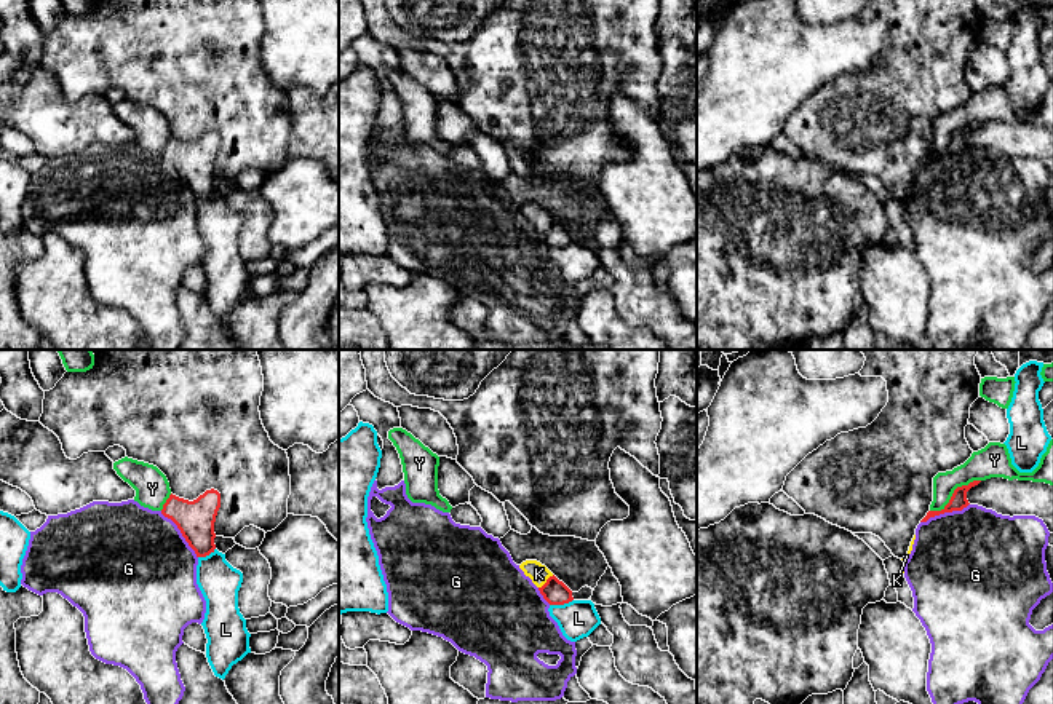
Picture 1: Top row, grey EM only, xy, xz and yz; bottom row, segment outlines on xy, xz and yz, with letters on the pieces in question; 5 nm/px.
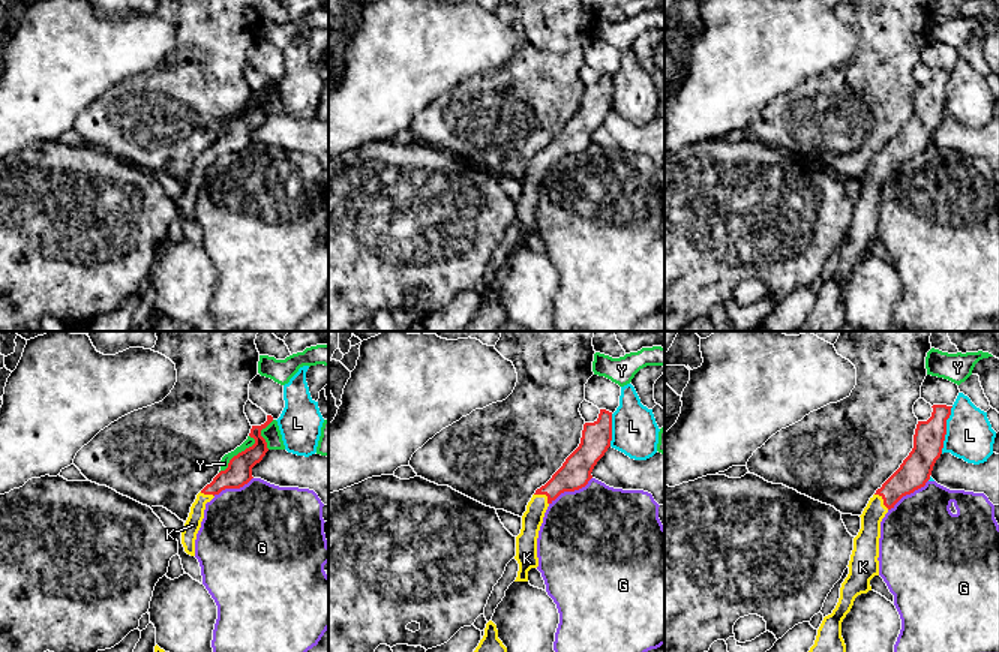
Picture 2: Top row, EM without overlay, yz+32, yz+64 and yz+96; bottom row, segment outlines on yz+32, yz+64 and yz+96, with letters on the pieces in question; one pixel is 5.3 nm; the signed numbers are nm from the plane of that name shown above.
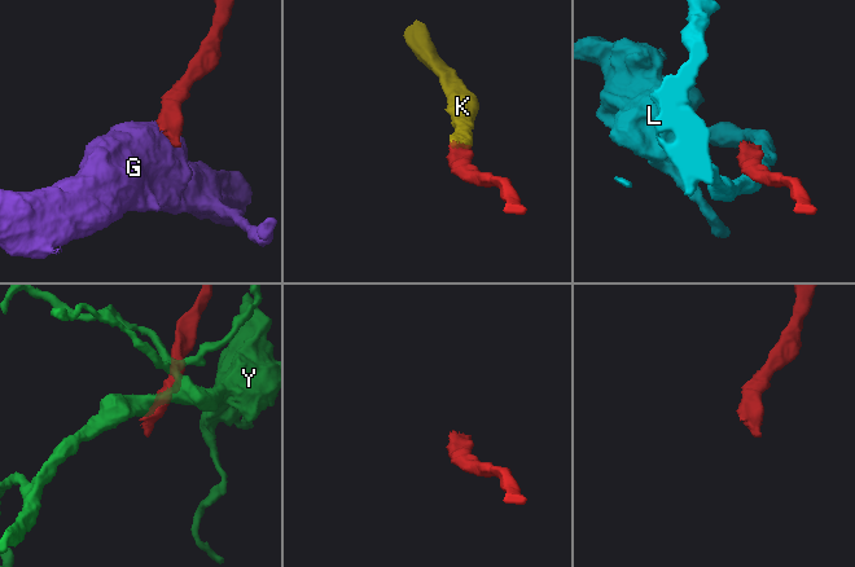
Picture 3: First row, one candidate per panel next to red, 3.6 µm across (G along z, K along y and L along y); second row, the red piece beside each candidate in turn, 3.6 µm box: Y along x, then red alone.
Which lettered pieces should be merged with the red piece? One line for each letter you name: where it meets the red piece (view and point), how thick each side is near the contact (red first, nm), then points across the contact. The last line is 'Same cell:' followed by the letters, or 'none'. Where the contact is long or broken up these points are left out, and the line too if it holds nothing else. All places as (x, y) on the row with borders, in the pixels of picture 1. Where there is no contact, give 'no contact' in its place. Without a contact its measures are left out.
K: xz (547, 581) | 120/100 nm | across xz (555, 593), (547, 581), (539, 573)
Same cell: K

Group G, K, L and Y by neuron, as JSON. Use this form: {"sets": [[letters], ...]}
{"sets": [["G"], ["K"], ["L"], ["Y"]]}

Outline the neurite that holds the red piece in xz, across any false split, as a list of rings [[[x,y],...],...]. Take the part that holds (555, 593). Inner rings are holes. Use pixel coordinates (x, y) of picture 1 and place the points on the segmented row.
[[[526,560],[519,568],[532,579],[550,605],[564,605],[574,600],[572,591],[540,562]]]

